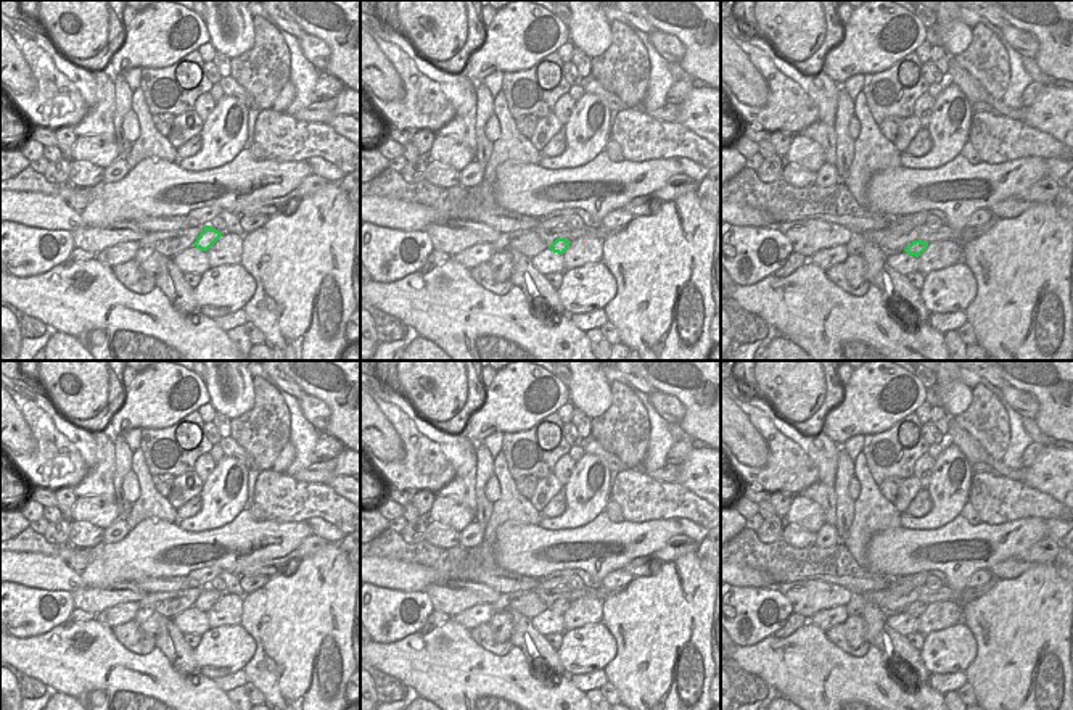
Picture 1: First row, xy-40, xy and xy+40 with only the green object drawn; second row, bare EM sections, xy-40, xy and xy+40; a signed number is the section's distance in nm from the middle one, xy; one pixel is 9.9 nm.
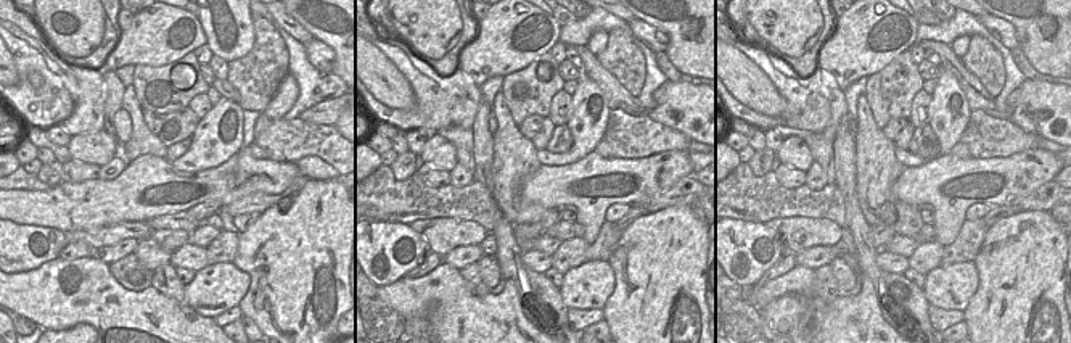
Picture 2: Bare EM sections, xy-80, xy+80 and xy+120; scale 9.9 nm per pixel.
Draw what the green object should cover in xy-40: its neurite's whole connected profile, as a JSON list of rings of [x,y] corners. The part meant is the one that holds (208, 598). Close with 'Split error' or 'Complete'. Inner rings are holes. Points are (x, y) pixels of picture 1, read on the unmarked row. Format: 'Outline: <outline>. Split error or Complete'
Outline: [[[206,586],[204,591],[196,599],[195,607],[199,609],[201,612],[208,612],[220,597],[222,592],[212,589],[211,586]]]. Complete.

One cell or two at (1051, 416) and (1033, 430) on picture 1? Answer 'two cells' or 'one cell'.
two cells

